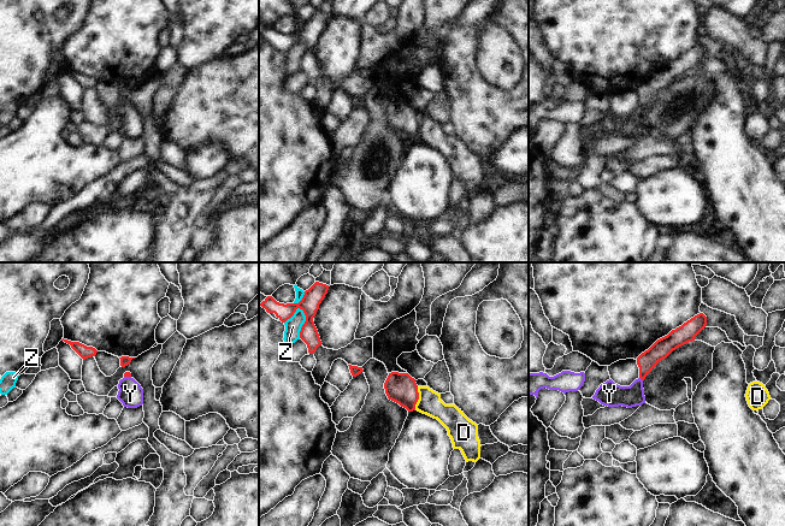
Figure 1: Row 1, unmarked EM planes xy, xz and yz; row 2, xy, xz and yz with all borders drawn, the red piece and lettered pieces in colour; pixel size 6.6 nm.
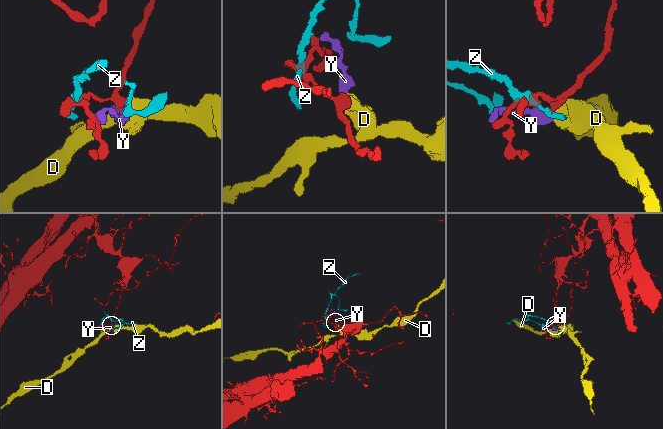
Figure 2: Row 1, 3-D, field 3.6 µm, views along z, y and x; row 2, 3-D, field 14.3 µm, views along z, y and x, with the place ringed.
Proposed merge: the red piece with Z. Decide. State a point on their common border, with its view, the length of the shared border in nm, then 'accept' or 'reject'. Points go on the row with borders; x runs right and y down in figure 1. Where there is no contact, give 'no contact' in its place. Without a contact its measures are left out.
xz (305, 321) | 200 nm | reject

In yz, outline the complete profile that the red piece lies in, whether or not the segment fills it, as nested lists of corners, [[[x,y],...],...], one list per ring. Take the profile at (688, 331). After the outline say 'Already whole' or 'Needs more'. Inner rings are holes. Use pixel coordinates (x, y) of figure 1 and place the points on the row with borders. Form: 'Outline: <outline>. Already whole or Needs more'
Outline: [[[700,313],[684,323],[681,326],[672,330],[667,336],[657,339],[648,350],[637,357],[639,367],[639,378],[630,386],[620,386],[612,379],[601,384],[592,396],[603,406],[632,408],[645,403],[643,380],[651,370],[663,359],[666,359],[677,348],[695,341],[695,337],[706,327],[707,317]]]. Needs more

